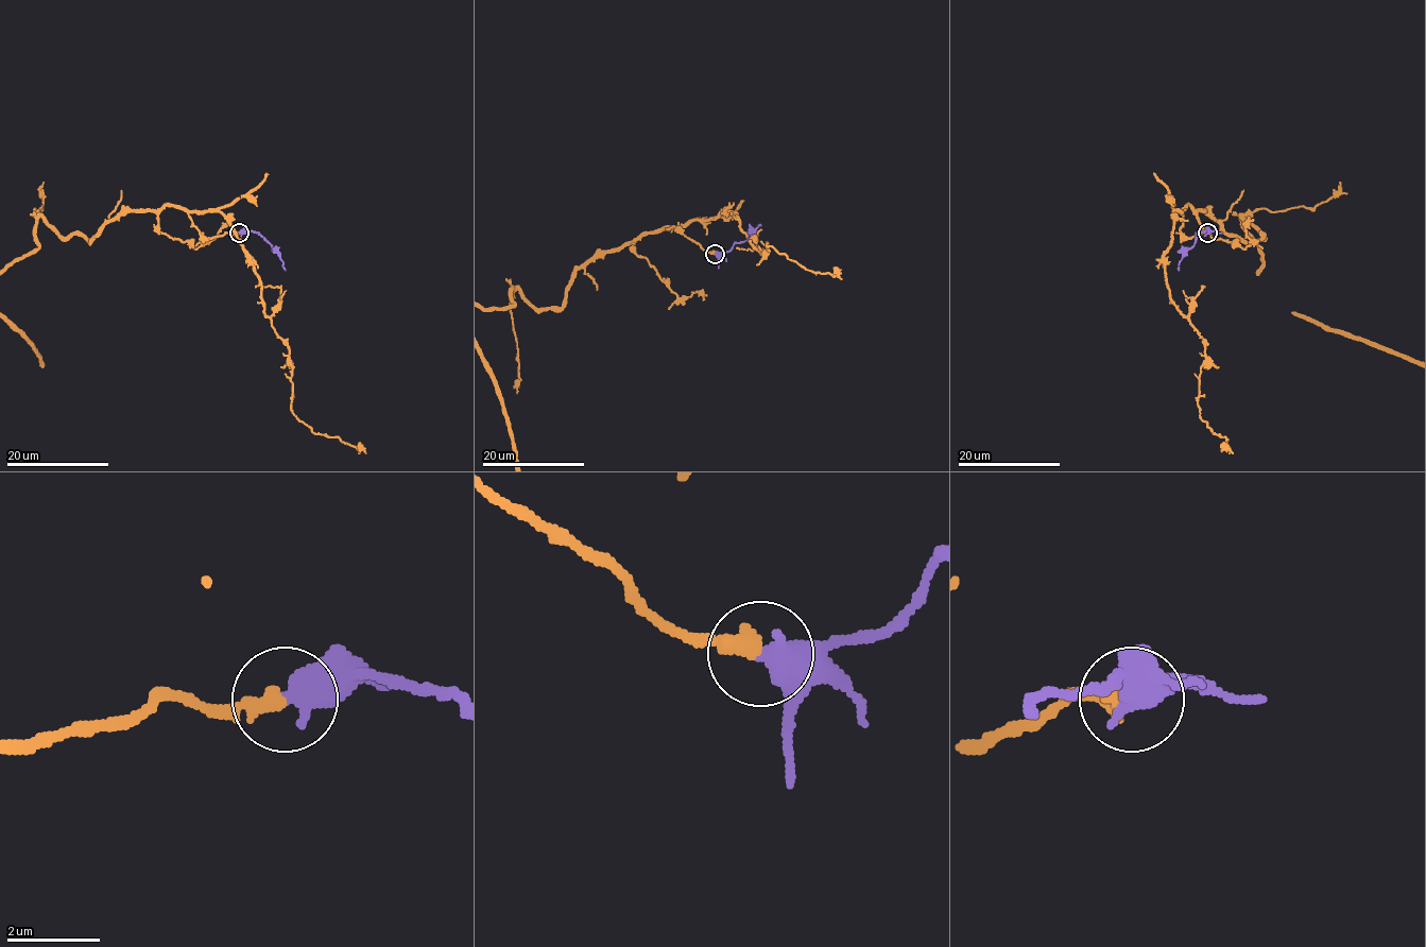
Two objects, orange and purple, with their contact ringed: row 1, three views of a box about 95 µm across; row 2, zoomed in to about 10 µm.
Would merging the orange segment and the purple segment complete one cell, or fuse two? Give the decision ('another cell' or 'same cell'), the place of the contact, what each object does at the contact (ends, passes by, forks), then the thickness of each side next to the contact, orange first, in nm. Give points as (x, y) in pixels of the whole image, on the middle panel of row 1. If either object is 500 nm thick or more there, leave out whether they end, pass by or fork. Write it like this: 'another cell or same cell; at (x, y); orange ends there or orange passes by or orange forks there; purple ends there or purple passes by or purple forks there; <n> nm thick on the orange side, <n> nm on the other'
same cell; at (715, 254); 380 nm thick on the orange side, 600 nm on the other

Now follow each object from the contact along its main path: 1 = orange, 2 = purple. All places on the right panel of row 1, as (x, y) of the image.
1: (1207, 233), (1181, 230), (1187, 206), (1256, 243), (1243, 216), (1290, 310)
2: (1207, 233), (1198, 233), (1196, 243), (1179, 262), (1179, 270)

